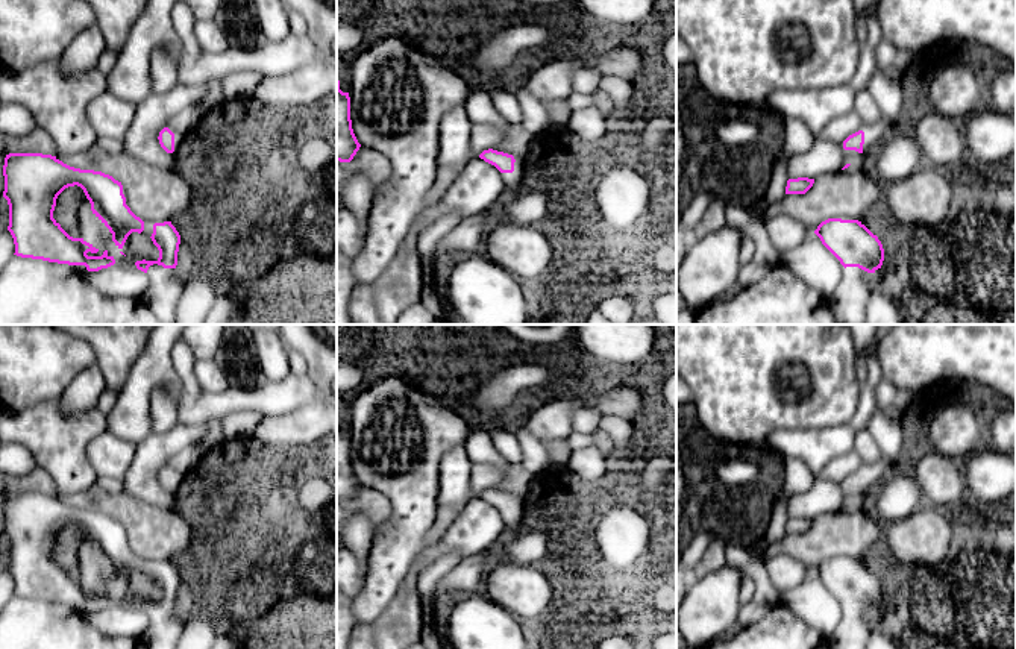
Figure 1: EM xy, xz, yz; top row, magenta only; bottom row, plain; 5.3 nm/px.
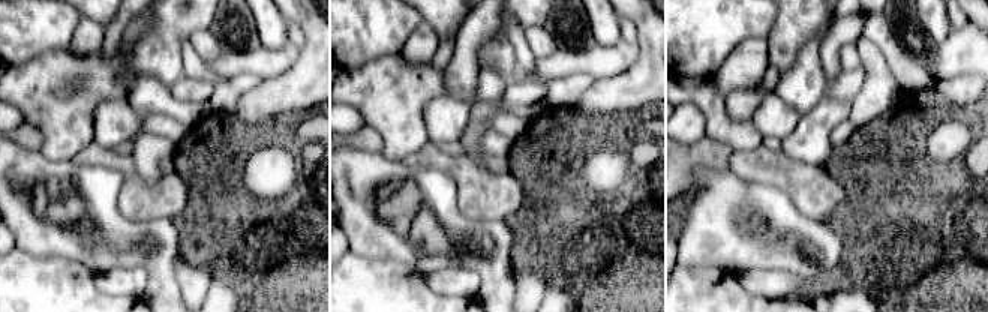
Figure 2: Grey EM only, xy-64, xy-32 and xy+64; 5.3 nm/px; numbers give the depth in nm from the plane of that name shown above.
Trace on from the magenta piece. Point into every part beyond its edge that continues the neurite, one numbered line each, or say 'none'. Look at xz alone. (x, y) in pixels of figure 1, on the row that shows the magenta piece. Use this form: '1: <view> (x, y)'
1: xz (513, 181)

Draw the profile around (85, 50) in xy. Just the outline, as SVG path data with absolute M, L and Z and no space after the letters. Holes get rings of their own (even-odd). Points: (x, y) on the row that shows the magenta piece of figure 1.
M97 24L80 32L61 55L61 67L67 73L82 73L97 67L106 42Z

